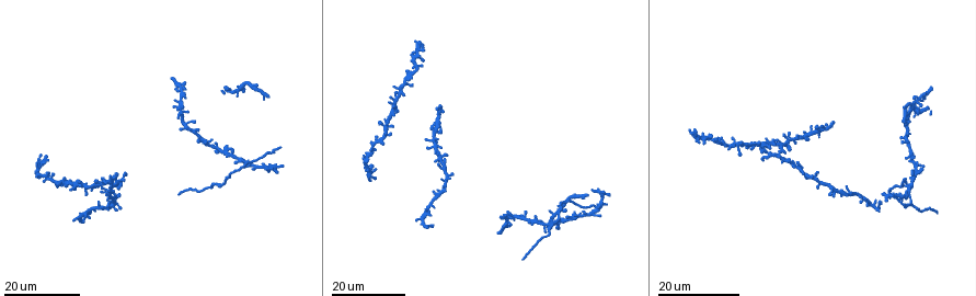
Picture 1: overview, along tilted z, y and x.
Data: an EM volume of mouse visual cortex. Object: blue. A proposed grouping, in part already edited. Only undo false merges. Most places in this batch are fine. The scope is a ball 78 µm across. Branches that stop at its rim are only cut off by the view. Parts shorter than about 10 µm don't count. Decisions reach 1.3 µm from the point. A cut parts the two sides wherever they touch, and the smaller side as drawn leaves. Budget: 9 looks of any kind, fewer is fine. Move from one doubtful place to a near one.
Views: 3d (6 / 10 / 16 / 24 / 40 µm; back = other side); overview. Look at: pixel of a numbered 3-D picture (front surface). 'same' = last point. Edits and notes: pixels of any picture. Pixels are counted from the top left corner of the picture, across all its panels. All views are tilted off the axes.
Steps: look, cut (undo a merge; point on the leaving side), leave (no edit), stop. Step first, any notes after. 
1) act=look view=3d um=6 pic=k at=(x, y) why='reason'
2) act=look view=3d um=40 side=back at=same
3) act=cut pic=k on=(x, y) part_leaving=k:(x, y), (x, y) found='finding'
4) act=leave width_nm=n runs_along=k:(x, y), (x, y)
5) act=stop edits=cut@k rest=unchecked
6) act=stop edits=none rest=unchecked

act=look view=3d um=16 pic=1 at=(86, 212) why='two arms at a narrow angle'

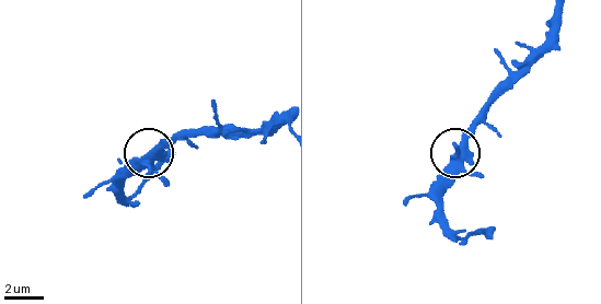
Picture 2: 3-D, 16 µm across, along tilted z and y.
act=look view=3d um=10 pic=2 at=(465, 143)

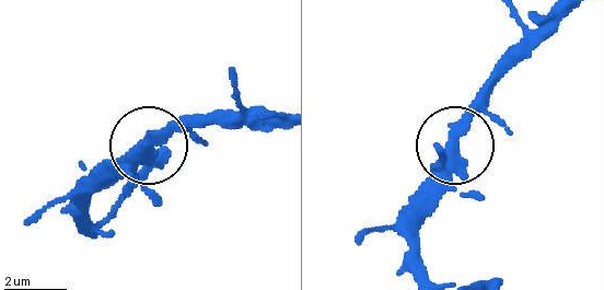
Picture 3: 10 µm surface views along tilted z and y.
act=leave runs_along=3:(508, 68), (415, 198) found='one neuron here'

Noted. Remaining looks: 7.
act=look view=3d um=16 pic=1 at=(834, 186) why='three-way junction'

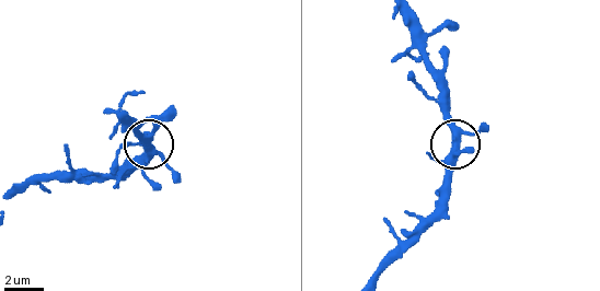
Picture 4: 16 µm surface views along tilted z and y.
act=look view=3d um=6 pic=4 at=(458, 142) why='closer look'

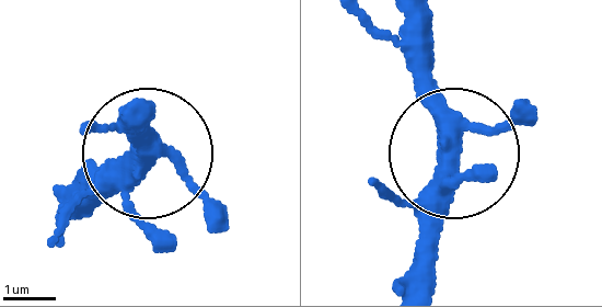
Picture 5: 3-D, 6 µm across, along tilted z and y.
act=leave found='one neuron here'

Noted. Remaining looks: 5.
act=look view=3d um=24 pic=1 at=(184, 128) why='looks like a crossing'

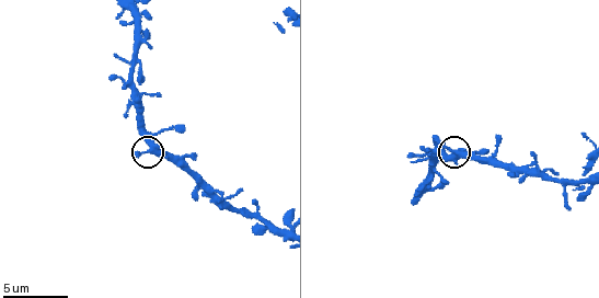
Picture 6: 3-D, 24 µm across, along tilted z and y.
act=look view=3d um=6 pic=6 at=(150, 144)

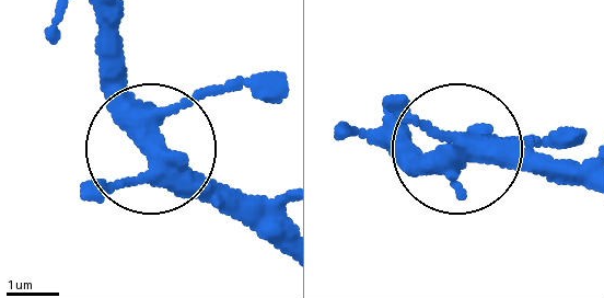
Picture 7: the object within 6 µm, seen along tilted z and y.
act=leave arms=5 found='one neuron here'

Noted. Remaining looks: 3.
act=look view=3d um=16 pic=6 at=(133, 60) why='four-way junction'

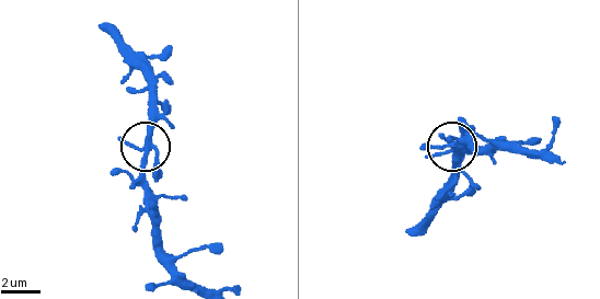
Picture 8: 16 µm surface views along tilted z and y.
act=leave found='continuous, no second neuron'

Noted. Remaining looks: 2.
act=stop edits=none rest=unchecked

